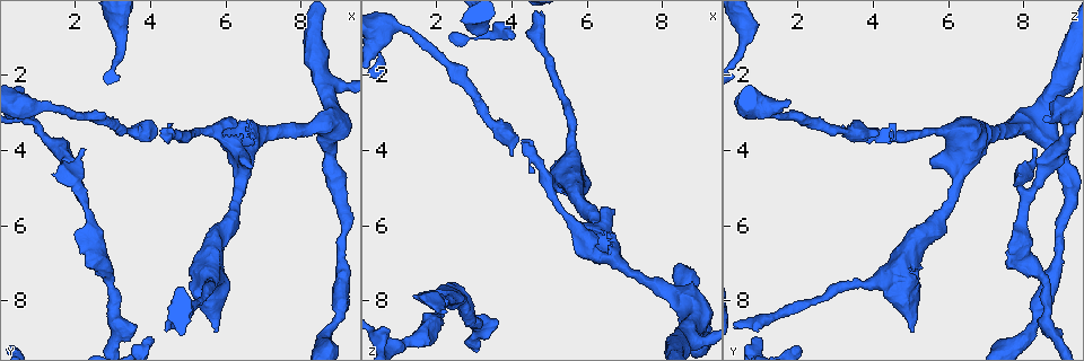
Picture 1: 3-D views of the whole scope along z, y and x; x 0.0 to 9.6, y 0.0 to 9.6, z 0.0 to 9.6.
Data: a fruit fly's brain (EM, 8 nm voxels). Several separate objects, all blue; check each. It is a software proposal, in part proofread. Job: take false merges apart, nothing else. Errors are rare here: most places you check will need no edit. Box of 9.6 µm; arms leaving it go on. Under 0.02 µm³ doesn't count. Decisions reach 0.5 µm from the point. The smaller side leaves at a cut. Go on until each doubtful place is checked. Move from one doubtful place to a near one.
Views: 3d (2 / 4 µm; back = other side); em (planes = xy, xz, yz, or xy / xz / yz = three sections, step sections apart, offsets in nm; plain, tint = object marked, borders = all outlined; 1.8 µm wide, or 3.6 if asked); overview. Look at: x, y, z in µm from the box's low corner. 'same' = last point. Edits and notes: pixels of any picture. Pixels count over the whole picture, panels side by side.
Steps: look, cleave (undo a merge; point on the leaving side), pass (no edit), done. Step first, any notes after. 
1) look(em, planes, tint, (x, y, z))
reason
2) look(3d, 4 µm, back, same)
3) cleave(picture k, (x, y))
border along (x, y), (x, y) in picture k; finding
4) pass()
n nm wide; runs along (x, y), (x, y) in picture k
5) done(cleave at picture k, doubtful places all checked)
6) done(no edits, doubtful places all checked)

look(em, xy, step 8, tint, (2.15, 5.20, 8.05))
four-way junction

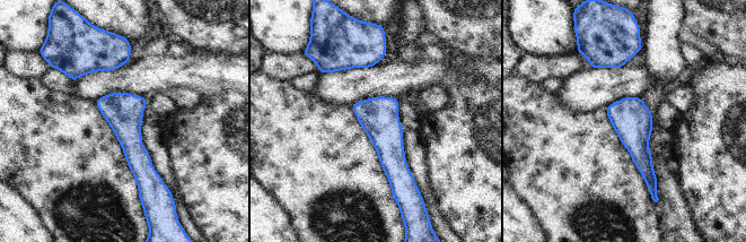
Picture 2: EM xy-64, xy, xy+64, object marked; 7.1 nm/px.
look(em, planes, borders, same)

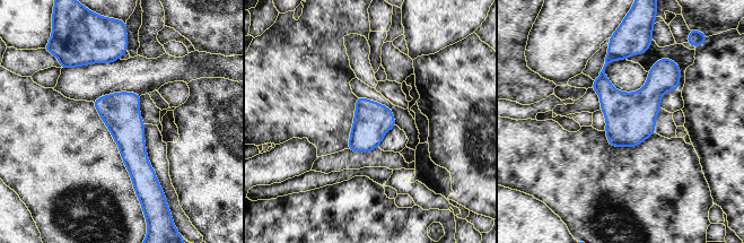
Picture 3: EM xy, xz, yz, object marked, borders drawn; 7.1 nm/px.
pass()
260 nm wide; one neuron here

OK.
look(em, planes, borders, (0.80, 3.25, 9.15))
four-way junction

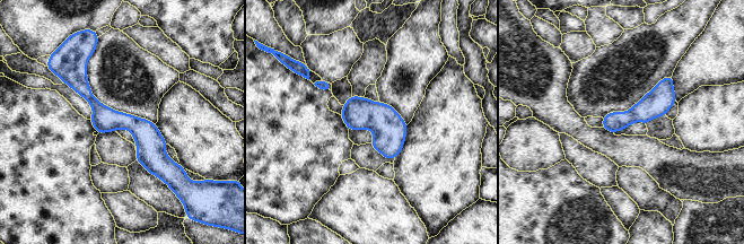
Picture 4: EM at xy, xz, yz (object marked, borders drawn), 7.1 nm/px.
pass()
runs along (84, 64), (88, 97), (149, 141), (162, 174) in picture 4; continuous, no second neuron

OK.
look(em, planes, tint, (6.95, 3.65, 7.00))
thick turns thin

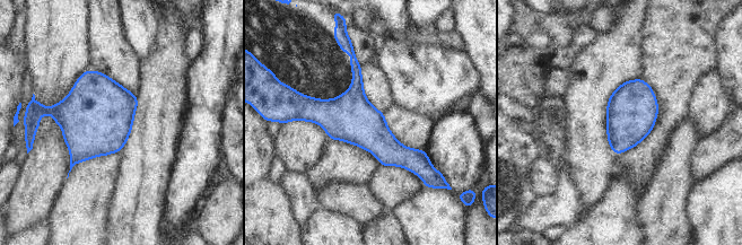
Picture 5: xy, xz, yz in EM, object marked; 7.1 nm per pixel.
pass()
runs along (303, 115), (351, 117), (426, 159) in picture 5; one neuron here

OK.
done(no edits, doubtful places all checked)

